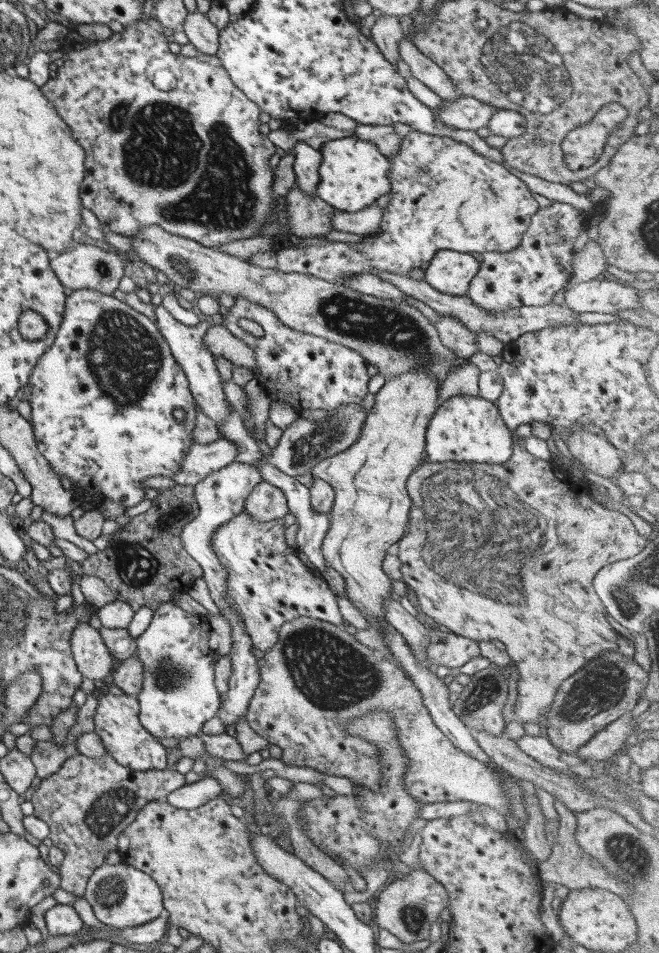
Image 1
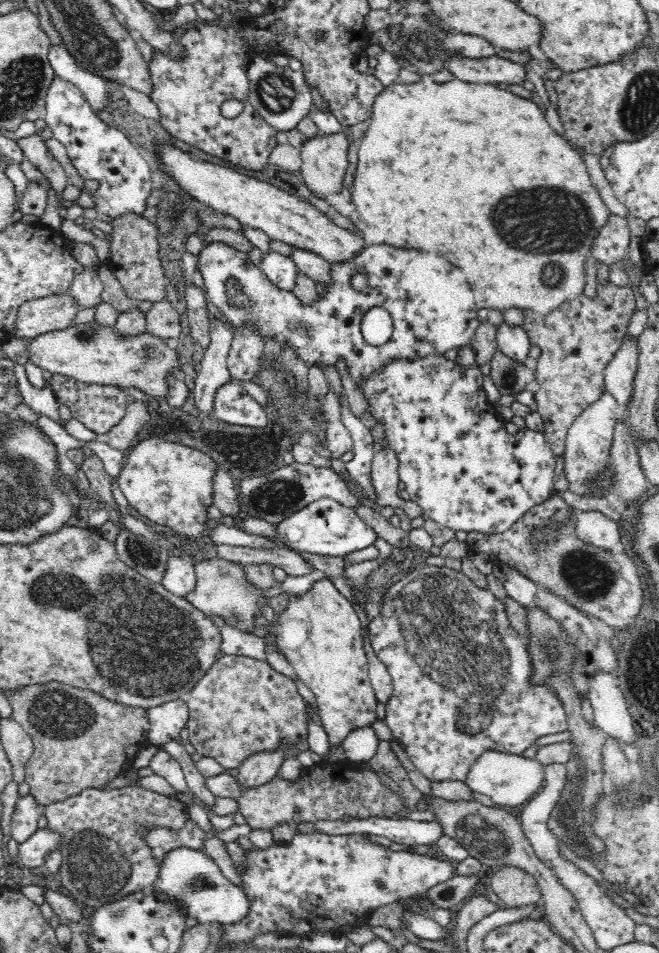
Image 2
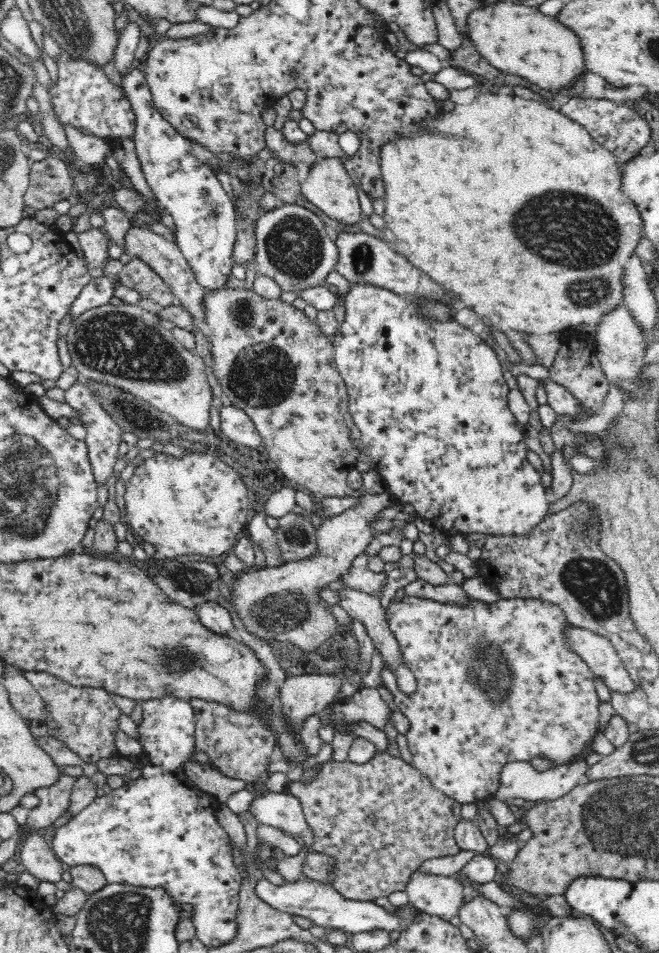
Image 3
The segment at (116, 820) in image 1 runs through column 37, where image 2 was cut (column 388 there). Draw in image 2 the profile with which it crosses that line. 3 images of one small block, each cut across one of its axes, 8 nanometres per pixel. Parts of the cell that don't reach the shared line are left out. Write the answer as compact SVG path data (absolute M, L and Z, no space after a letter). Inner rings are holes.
M322 760L317 765L302 767L301 769L302 771L298 774L297 780L285 780L284 778L275 777L272 781L269 781L262 786L254 786L254 788L245 788L245 786L237 780L234 772L222 774L221 776L214 776L210 779L204 779L204 784L209 787L209 790L212 791L214 796L232 798L232 800L235 800L238 803L239 813L242 814L245 824L248 824L251 830L267 830L267 832L271 832L271 830L274 830L276 826L280 826L280 824L284 824L284 822L286 824L290 824L290 822L303 823L310 821L336 821L342 819L345 814L346 816L350 816L352 819L356 820L364 820L364 818L393 818L394 820L404 820L408 819L406 814L408 814L408 812L412 812L412 810L408 809L408 806L406 805L406 798L404 798L404 795L402 795L402 793L396 793L396 791L388 788L383 778L380 777L377 772L374 772L368 765L364 767L361 763L355 763L348 760L343 762L330 762Z

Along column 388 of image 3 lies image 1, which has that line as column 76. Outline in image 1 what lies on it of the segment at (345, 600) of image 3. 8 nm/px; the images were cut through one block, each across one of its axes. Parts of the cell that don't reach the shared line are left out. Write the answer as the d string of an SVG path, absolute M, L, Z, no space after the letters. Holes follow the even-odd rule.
M80 620L71 633L69 646L74 666L81 677L92 681L109 681L116 662L102 642L100 632L88 625L87 620Z

